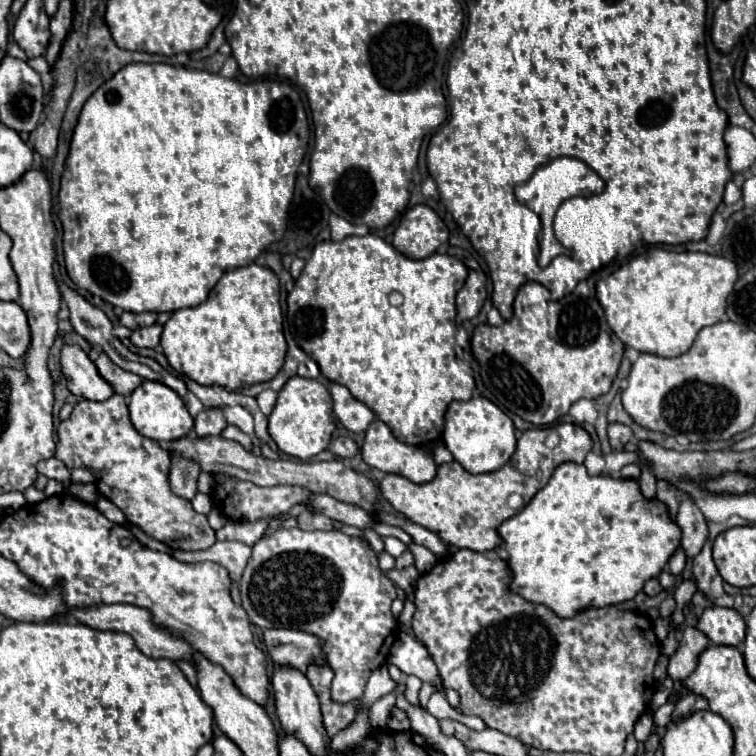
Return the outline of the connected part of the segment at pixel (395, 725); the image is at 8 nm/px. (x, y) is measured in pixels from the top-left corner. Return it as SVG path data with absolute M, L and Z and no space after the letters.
M393 708L391 718L389 718L389 728L391 728L391 730L395 730L395 732L409 730L409 718L405 716L405 712L401 712L399 708Z

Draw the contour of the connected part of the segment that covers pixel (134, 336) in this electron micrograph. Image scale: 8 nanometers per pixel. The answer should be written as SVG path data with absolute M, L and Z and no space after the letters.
M161 324L143 326L143 328L131 330L129 340L131 340L137 348L155 348L155 346L159 346L161 332L163 332L163 326L161 326Z

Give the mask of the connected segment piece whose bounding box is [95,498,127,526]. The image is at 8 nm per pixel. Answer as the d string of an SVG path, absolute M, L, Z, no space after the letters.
M99 498L97 500L97 510L101 512L101 514L105 514L111 522L115 522L115 524L121 524L121 526L125 526L127 524L127 520L125 520L125 514L111 502L111 500L107 500L107 498Z

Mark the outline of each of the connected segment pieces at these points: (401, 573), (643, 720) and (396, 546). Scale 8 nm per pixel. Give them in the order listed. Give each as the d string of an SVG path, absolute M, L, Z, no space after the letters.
M413 566L411 568L403 568L403 570L397 570L393 568L391 572L385 572L399 588L403 588L407 594L413 594L415 590L415 572L413 572Z
M647 712L647 714L643 714L641 718L639 718L639 722L635 724L635 738L639 740L639 742L645 742L647 738L649 738L649 734L651 734L651 726L653 726L653 716Z
M393 536L383 538L383 542L385 542L385 550L387 550L393 558L399 558L399 556L405 552L405 548L407 548L401 540L397 540L397 538L393 538Z

